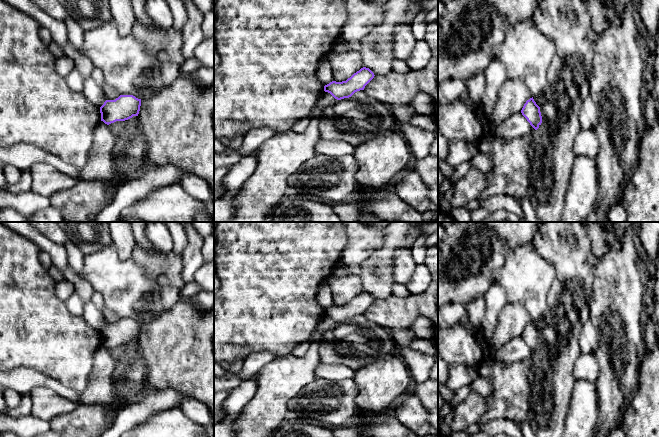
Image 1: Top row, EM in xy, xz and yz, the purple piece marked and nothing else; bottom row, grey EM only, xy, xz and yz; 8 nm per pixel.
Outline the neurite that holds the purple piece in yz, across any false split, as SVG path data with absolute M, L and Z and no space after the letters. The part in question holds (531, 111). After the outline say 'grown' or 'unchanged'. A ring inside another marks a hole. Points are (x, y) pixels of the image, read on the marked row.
M533 97L526 101L521 113L535 130L539 128L542 123L542 116L540 107L536 104Z; unchanged

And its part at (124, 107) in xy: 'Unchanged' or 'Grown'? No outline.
Unchanged

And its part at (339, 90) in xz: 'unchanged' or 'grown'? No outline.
unchanged

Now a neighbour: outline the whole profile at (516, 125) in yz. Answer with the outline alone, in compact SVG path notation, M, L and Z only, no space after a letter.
M521 112L511 115L503 123L496 126L495 136L504 140L515 139L535 132Z

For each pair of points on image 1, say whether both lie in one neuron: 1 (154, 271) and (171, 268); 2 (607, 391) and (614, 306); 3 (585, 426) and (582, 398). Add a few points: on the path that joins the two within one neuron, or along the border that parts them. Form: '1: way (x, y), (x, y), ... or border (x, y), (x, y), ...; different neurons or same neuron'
1: border (164, 253), (166, 267), (161, 274); different neurons
2: way (616, 370), (616, 327); same neuron
3: way (583, 419), (583, 405); same neuron

